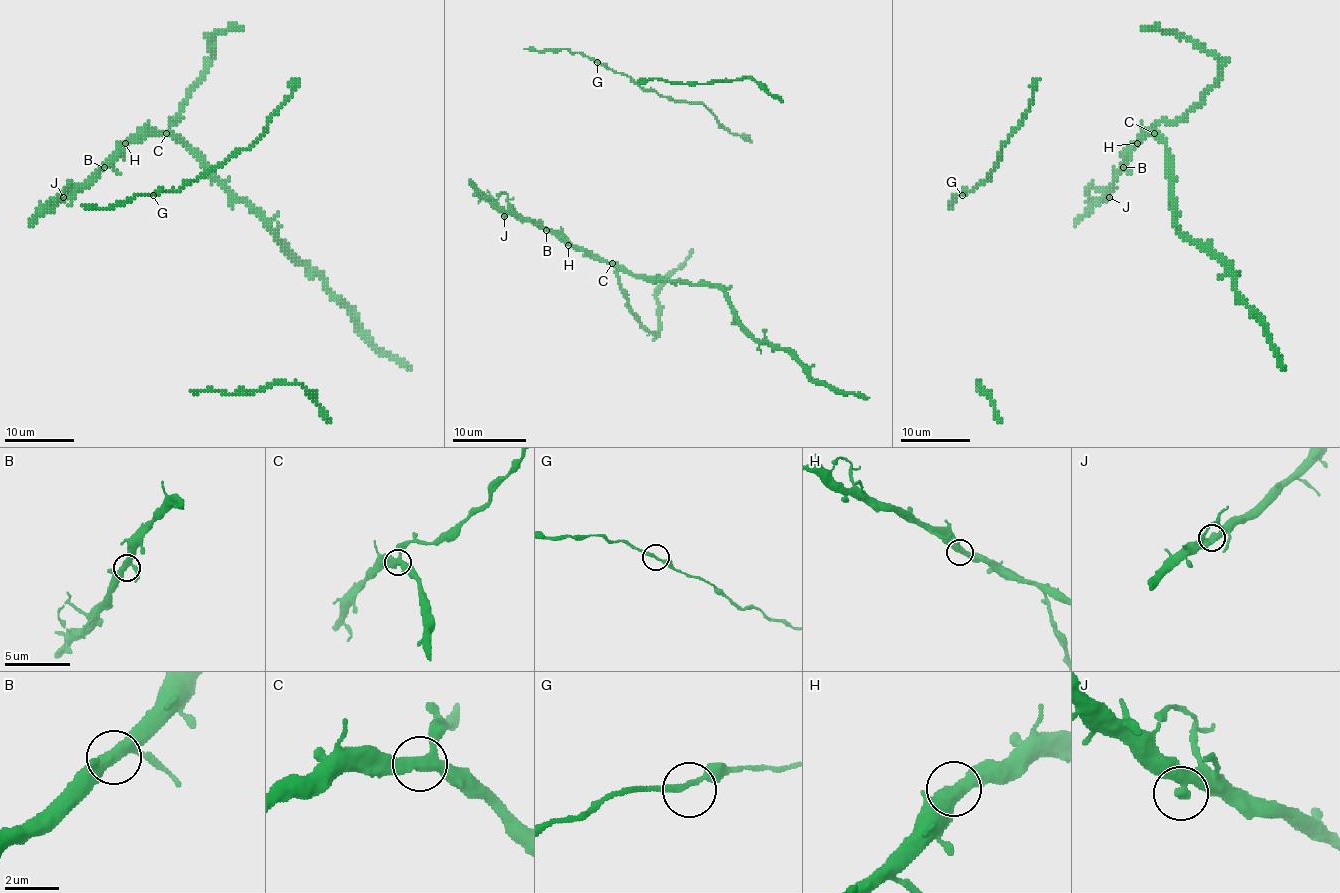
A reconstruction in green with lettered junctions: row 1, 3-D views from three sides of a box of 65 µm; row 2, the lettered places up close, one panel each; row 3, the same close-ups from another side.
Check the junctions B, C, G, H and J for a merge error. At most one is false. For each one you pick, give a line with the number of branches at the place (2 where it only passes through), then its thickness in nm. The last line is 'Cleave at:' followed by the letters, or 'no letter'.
Cleave at: no letter

